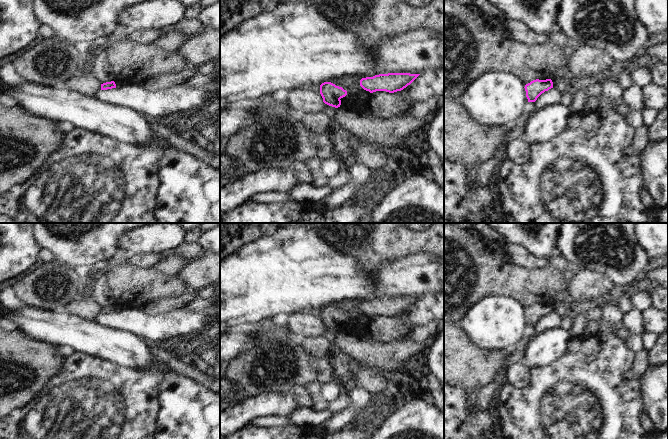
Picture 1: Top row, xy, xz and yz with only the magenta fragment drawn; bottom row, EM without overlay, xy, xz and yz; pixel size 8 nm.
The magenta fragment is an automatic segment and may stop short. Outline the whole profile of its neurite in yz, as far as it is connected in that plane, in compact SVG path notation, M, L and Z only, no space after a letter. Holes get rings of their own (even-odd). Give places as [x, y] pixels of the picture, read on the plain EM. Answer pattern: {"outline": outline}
{"outline": "M536 303L526 308L524 312L528 326L535 326L542 317L553 312L553 306L551 303Z"}

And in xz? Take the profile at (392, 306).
{"outline": "M388 297L379 298L373 301L366 301L360 304L360 310L370 317L386 315L394 317L401 315L410 309L420 298L410 297Z"}

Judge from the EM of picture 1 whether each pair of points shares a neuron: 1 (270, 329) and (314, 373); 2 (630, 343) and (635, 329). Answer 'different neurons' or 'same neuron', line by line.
1: same neuron
2: different neurons

